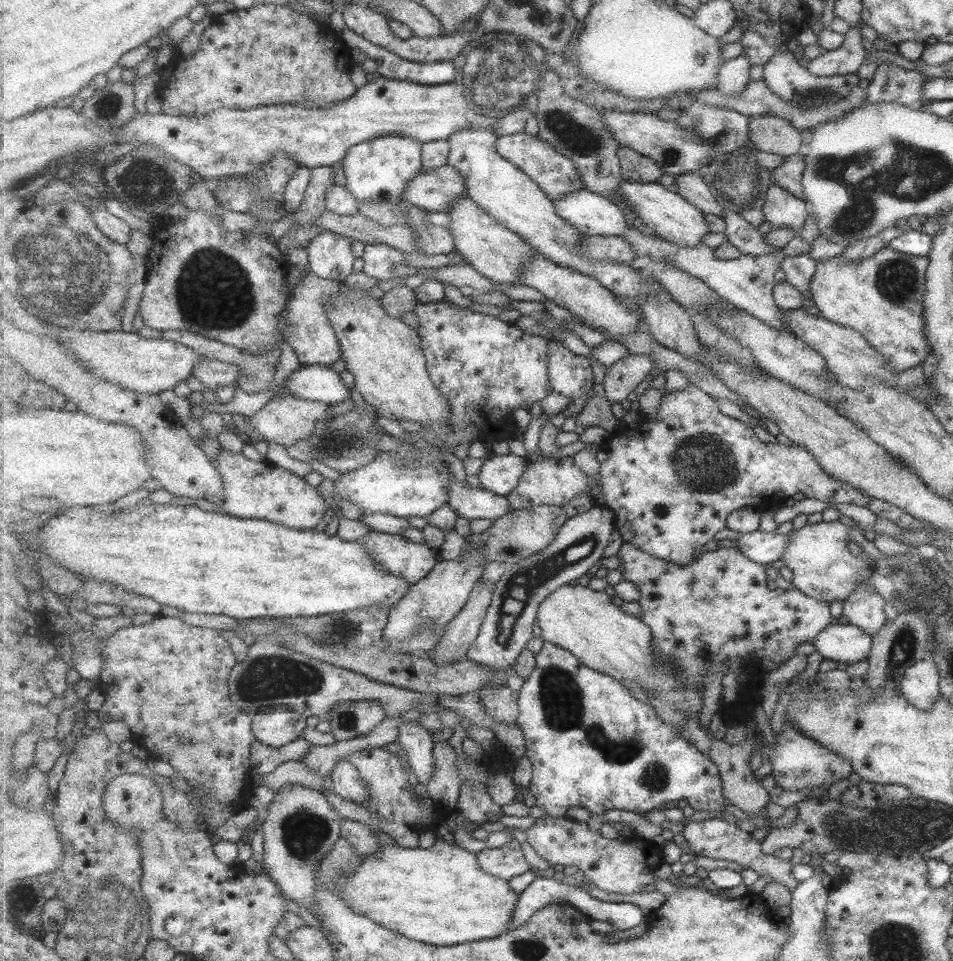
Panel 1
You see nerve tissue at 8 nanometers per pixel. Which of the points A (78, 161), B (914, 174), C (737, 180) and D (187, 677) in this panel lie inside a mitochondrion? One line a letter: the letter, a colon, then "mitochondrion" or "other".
A: other
B: mitochondrion
C: mitochondrion
D: other

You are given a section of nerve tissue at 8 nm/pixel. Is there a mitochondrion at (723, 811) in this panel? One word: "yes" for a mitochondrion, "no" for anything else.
no

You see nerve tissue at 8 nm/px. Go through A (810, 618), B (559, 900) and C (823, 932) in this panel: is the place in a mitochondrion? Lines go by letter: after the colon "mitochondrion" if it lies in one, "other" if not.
A: other
B: other
C: other

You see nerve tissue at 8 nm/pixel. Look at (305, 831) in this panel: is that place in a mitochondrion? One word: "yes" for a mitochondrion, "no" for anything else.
yes

